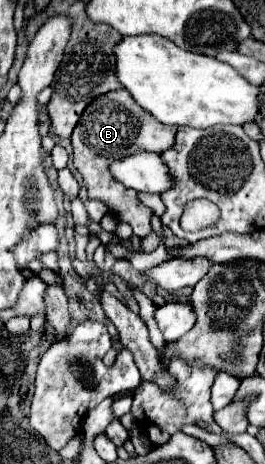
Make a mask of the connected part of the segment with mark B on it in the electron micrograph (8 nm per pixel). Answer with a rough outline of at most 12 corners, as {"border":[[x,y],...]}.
{"border":[[126,90],[86,106],[72,134],[88,198],[152,232],[136,192],[108,158],[164,152],[178,128],[160,124]]}

